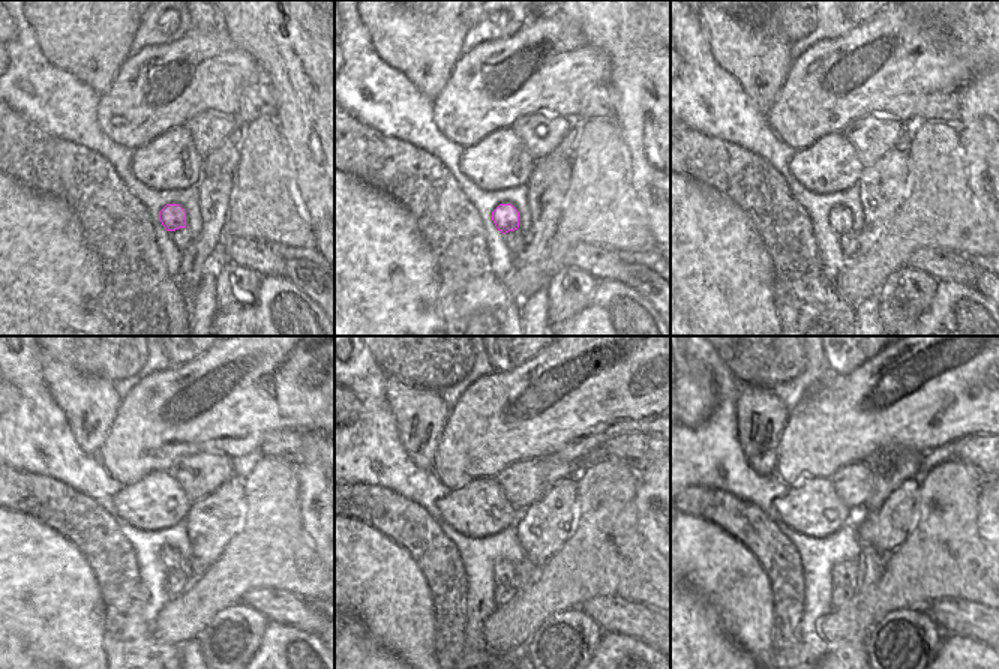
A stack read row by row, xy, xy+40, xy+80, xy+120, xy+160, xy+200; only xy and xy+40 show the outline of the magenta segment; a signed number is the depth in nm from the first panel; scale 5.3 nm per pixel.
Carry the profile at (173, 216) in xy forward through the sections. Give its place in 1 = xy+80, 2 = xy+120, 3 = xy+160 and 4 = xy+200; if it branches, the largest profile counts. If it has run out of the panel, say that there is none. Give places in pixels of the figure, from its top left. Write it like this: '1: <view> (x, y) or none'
1: xy+80 (840, 219)
2: xy+120 (170, 558)
3: xy+160 (504, 572)
4: xy+200 (843, 573)

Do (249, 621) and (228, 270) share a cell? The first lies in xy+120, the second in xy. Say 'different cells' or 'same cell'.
same cell

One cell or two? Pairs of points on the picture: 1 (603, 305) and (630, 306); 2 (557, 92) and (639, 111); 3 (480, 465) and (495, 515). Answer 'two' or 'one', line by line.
1: one
2: two
3: two

